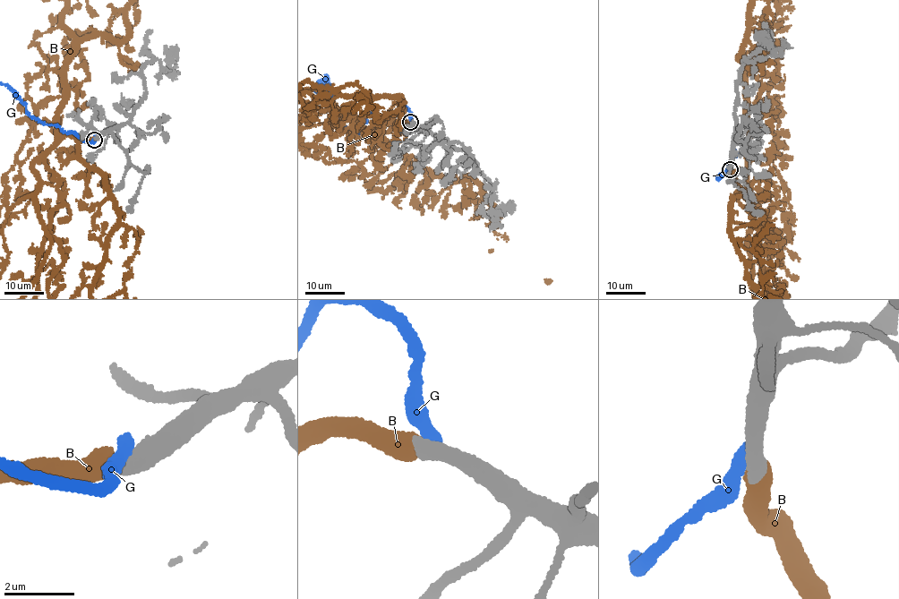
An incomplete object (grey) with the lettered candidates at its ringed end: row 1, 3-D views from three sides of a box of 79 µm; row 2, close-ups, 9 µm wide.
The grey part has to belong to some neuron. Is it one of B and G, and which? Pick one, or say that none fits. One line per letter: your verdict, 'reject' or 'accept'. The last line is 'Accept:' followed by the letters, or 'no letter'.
B: accept
G: reject
Accept: B

